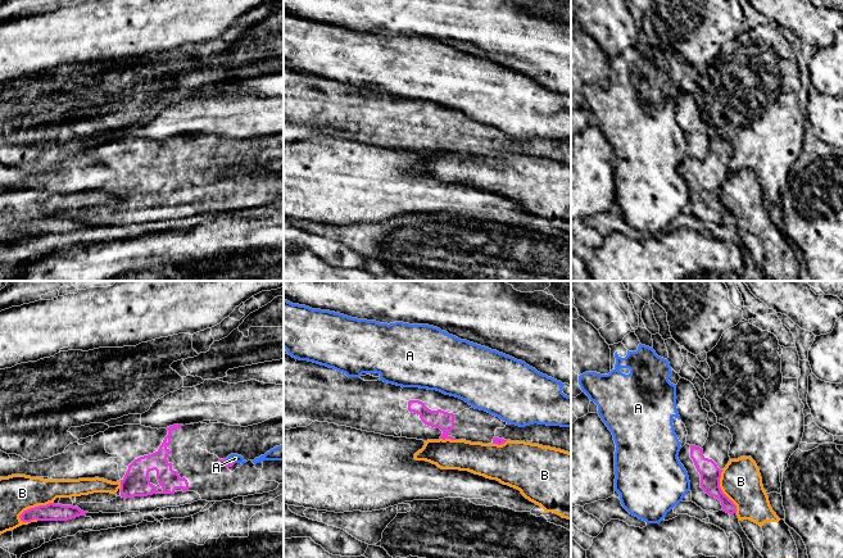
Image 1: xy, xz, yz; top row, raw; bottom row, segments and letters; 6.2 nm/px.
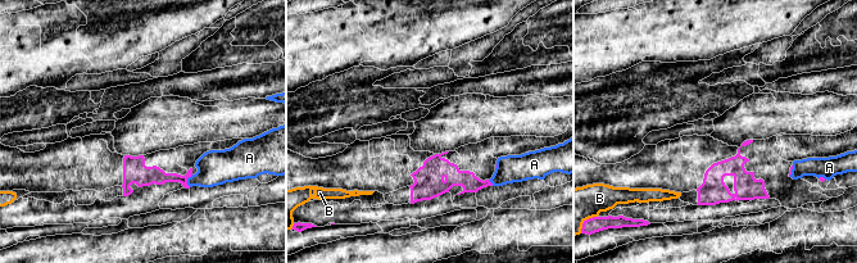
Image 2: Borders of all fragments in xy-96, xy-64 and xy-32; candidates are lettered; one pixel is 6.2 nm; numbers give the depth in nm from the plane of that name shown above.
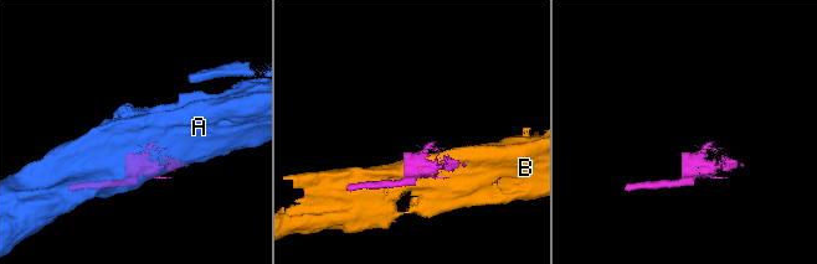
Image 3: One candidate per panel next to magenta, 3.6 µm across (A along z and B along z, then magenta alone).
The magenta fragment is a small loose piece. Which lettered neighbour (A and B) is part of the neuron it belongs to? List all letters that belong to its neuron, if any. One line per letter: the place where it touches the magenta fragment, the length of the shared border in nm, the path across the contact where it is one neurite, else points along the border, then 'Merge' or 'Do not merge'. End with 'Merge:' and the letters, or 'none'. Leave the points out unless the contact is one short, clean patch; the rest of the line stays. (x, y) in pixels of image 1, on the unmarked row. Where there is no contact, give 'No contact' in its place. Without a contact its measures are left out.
A: Touches magenta at xy (230, 175). Shared border 70 nm. Boundary: xy (225, 172), (234, 176). Do not merge
B: Touches magenta at xy (35, 219). Shared border 240 nm. Do not merge
Merge: none

